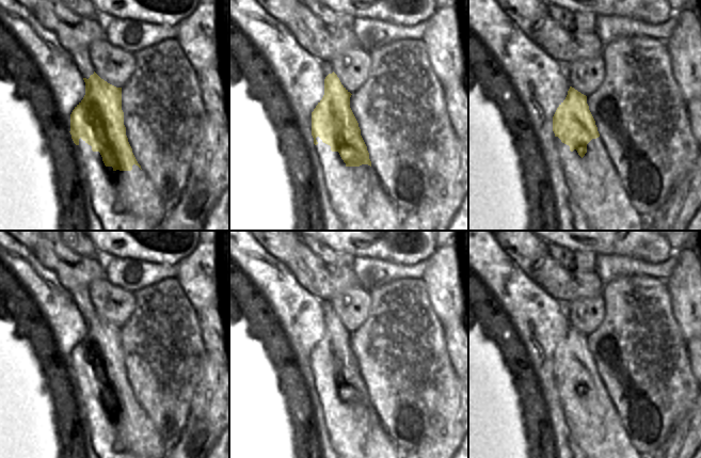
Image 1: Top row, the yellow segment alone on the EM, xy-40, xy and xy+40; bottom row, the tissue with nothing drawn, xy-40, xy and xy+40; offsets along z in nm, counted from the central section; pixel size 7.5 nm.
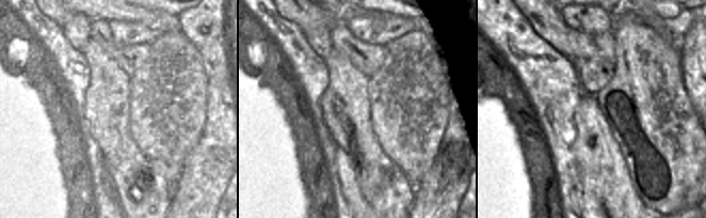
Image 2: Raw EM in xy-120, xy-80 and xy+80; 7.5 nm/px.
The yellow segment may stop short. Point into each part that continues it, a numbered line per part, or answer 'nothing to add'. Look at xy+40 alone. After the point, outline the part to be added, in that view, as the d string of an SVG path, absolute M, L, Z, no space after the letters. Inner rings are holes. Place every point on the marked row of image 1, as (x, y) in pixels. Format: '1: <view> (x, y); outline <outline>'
nothing to add

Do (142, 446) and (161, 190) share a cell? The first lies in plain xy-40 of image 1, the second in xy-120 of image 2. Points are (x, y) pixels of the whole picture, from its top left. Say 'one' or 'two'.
one

